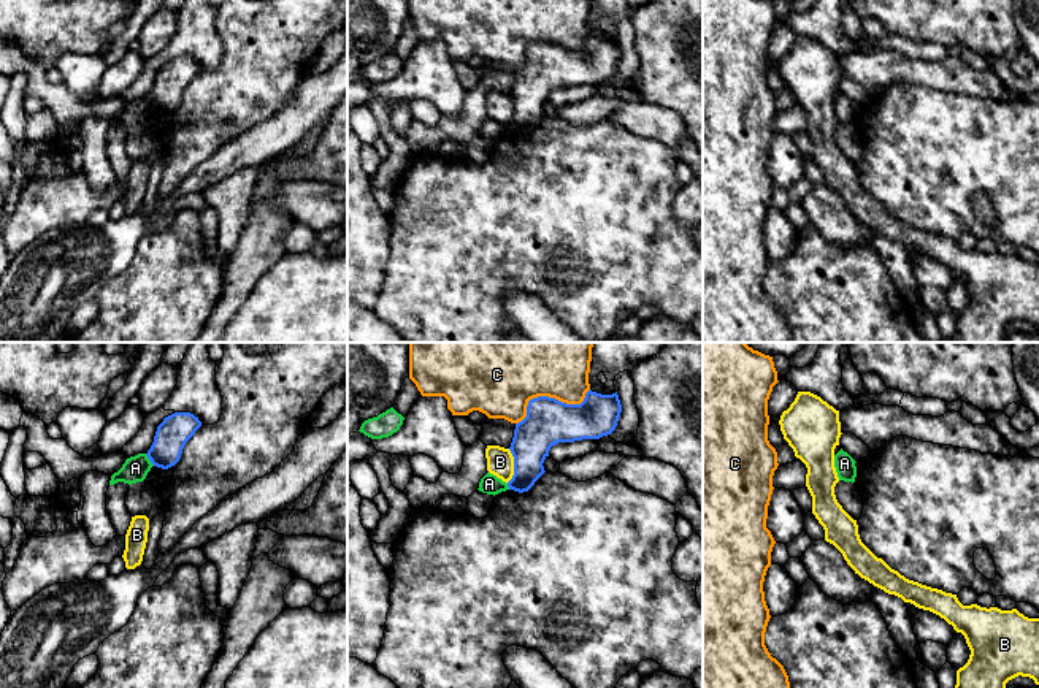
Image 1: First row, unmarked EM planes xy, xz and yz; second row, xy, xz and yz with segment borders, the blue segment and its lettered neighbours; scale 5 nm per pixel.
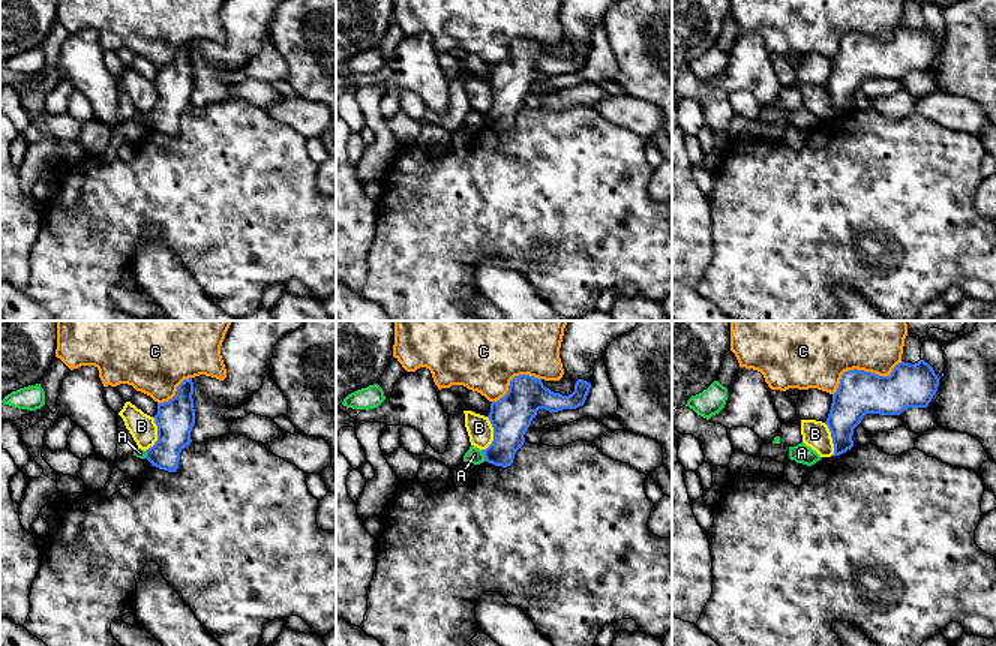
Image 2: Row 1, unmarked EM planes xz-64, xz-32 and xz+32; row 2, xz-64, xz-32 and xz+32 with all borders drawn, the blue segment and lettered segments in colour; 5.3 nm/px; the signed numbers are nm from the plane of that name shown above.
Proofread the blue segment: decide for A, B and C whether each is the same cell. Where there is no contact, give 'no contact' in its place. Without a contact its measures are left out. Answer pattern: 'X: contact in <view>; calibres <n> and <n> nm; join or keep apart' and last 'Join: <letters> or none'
A: contact in xy; calibres 160 and 130 nm; keep apart
B: contact in xz; calibres 200 and 140 nm; keep apart
C: contact in xz; calibres 240 and 320 nm; keep apart
Join: none

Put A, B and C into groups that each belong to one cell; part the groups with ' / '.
A / B / C

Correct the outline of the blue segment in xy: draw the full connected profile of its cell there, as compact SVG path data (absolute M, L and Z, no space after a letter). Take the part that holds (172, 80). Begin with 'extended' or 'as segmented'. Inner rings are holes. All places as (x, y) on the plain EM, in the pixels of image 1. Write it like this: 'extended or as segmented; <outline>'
as segmented; M174 57L165 62L157 71L154 87L146 98L151 108L162 114L174 111L186 87L200 71L201 67L190 57Z

